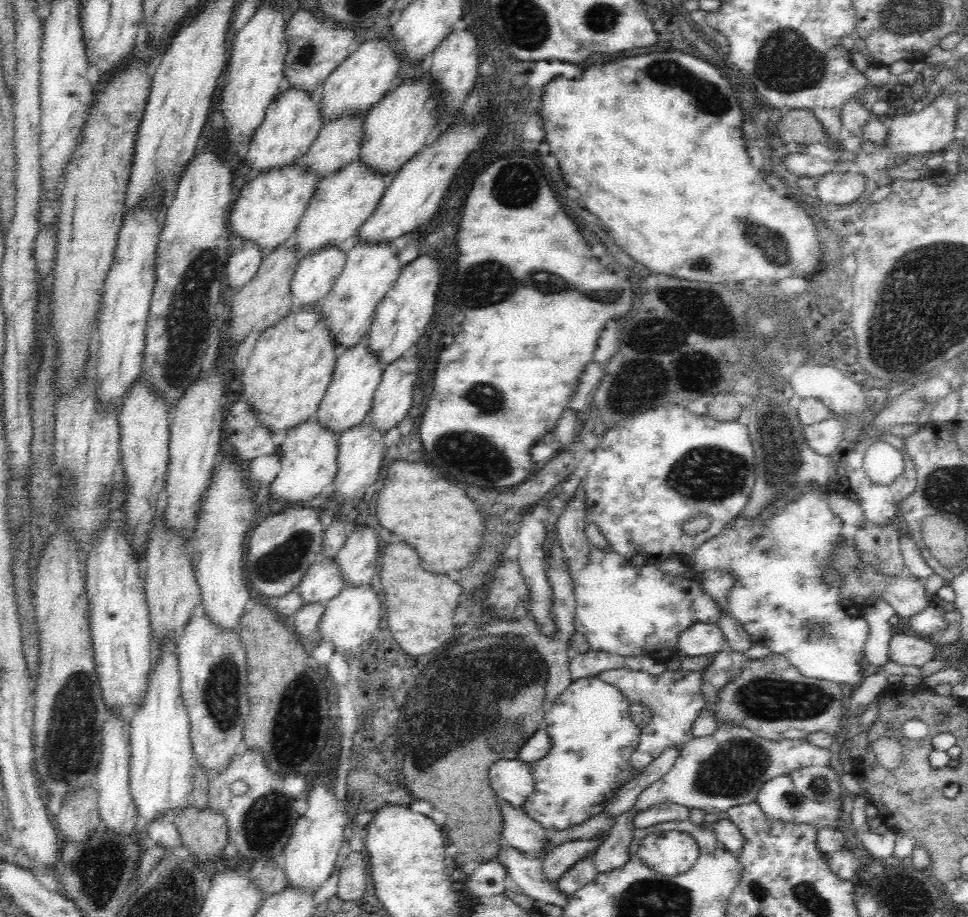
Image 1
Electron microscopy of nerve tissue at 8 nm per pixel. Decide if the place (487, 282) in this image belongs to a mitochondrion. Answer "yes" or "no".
yes

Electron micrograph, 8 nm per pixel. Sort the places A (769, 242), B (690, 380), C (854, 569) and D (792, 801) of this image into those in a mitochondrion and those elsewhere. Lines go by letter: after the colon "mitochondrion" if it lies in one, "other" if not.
A: mitochondrion
B: other
C: mitochondrion
D: mitochondrion

